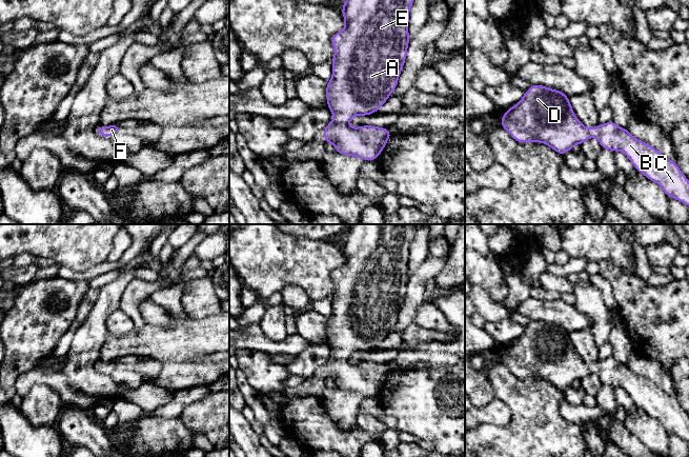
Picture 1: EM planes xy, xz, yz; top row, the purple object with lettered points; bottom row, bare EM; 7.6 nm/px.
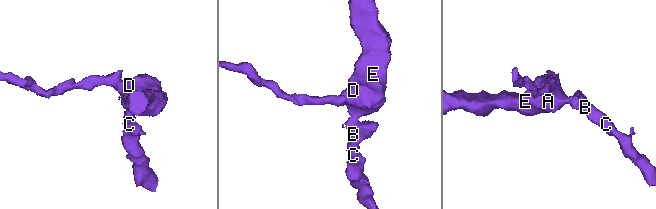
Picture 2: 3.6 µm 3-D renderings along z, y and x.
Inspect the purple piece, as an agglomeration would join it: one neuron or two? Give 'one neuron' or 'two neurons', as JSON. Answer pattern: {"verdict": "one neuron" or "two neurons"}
{"verdict": "one neuron"}

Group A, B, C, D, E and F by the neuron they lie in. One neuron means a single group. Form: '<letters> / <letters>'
A B C D E F

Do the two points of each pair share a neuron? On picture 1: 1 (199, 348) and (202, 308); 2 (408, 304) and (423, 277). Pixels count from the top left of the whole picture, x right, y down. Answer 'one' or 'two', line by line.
1: two
2: one

